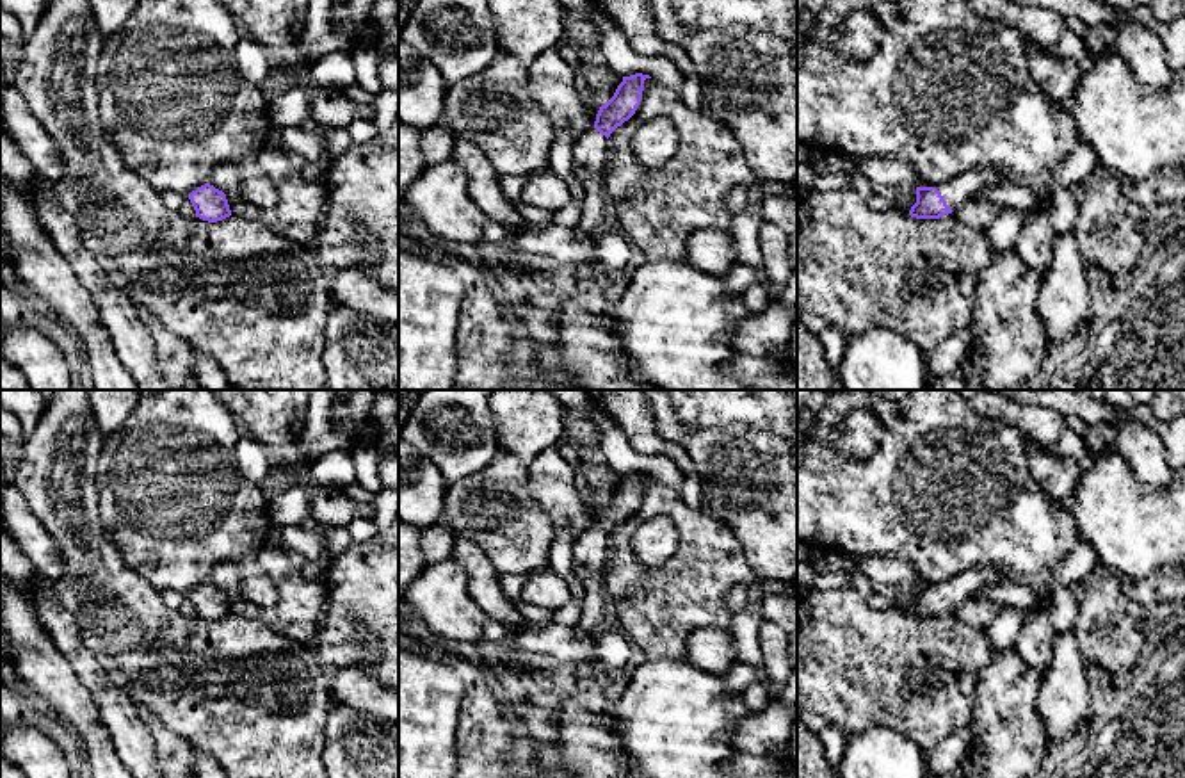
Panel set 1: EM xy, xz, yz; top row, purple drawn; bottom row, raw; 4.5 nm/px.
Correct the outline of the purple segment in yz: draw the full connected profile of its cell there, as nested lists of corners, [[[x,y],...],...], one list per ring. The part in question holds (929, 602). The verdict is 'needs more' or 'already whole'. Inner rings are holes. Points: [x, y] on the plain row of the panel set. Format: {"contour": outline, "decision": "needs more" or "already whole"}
{"contour": [[[980,564],[936,586],[916,586],[916,602],[911,605],[909,614],[916,618],[939,618],[948,614],[957,602],[977,595],[1000,575],[1000,570]]], "decision": "needs more"}

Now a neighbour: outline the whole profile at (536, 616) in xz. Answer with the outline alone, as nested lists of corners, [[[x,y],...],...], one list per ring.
[[[514,600],[516,609],[527,620],[530,628],[543,628],[548,627],[552,620],[552,611],[543,609],[539,605],[527,604],[523,600]]]

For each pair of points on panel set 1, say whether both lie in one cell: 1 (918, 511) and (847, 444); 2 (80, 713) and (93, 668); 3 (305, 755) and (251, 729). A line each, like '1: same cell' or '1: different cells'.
1: different cells
2: different cells
3: same cell

